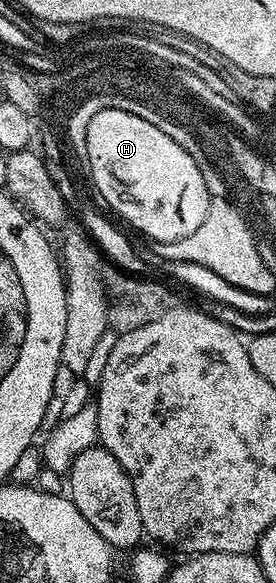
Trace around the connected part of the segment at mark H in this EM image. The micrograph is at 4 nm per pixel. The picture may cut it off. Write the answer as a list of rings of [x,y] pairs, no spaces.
[[[103,109],[101,113],[95,114],[87,128],[84,158],[89,161],[96,194],[101,194],[115,214],[122,215],[135,230],[142,231],[153,243],[178,240],[186,232],[195,232],[203,222],[203,217],[207,217],[211,195],[199,173],[199,166],[192,160],[190,153],[183,149],[183,145],[177,144],[162,130],[151,125],[150,121],[143,121],[141,117],[121,109]]]

